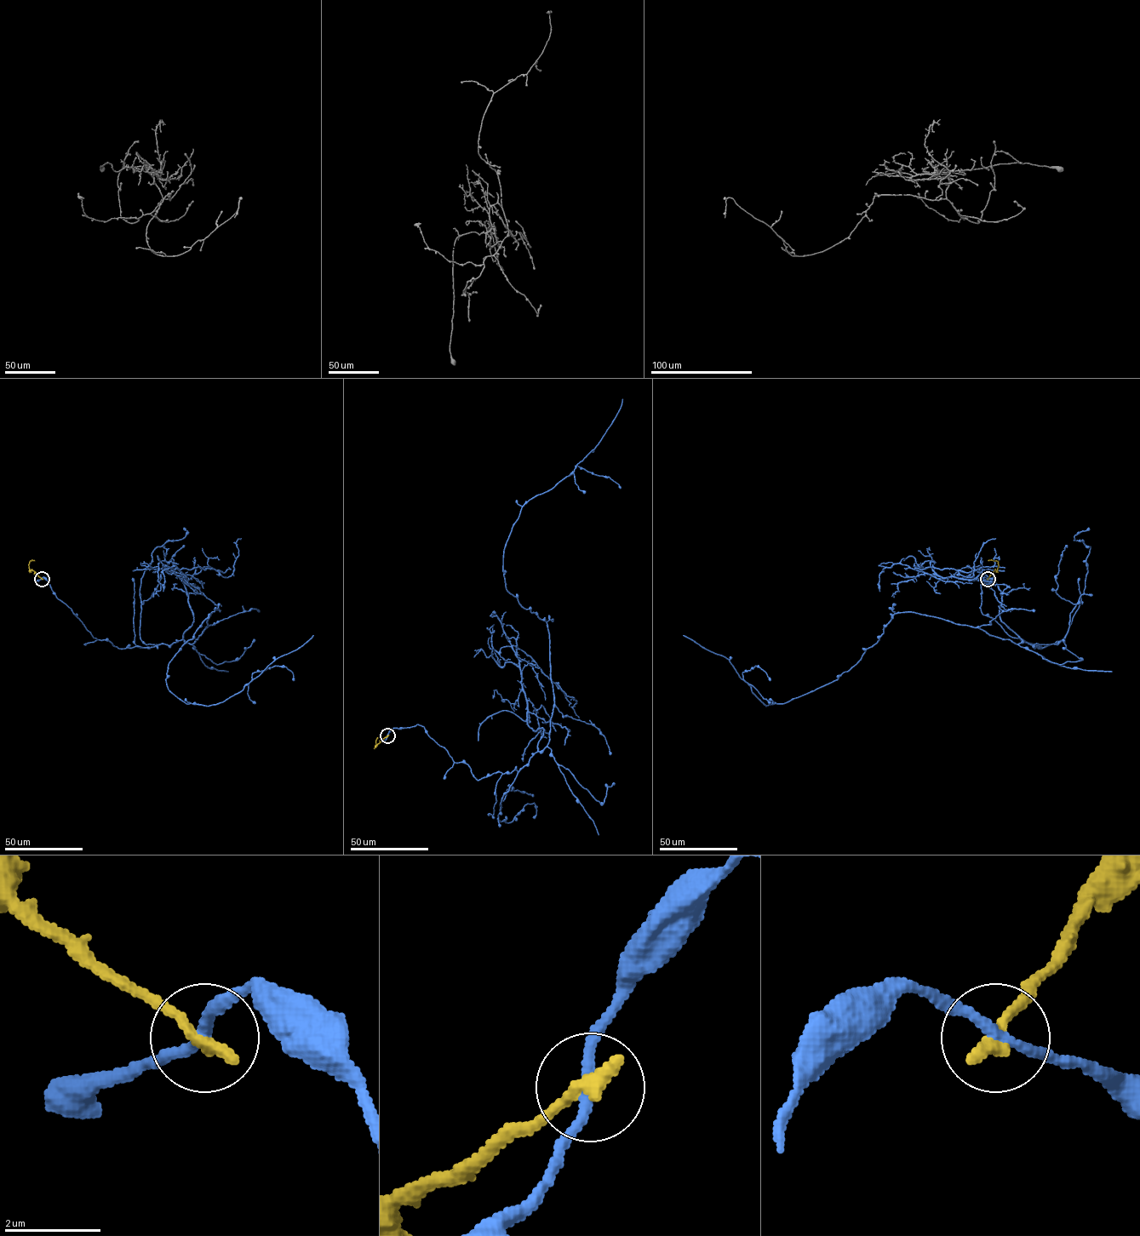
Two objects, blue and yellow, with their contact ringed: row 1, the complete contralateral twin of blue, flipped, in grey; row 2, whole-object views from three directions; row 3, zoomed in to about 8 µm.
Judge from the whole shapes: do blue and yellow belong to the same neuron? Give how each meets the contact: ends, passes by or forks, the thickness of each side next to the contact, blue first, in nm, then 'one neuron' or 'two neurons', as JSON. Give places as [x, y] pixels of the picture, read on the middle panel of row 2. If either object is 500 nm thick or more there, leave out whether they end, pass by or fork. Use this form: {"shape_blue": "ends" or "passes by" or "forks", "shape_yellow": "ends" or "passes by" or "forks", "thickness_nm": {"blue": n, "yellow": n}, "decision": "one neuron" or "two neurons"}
{"shape_blue": "passes by", "shape_yellow": "ends", "thickness_nm": {"blue": 200, "yellow": 360}, "decision": "two neurons"}

